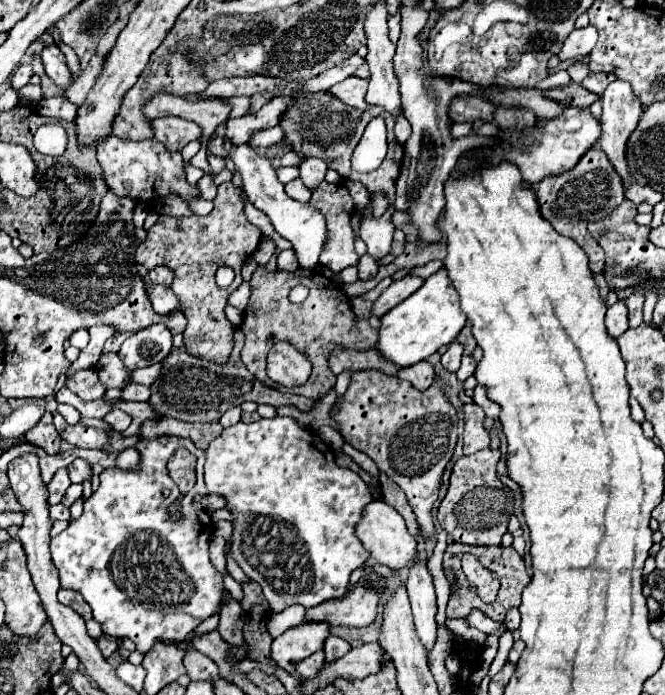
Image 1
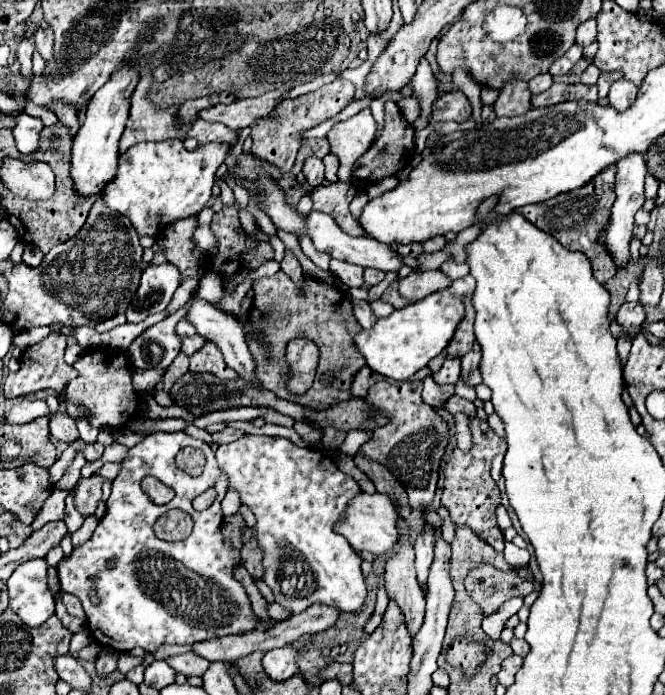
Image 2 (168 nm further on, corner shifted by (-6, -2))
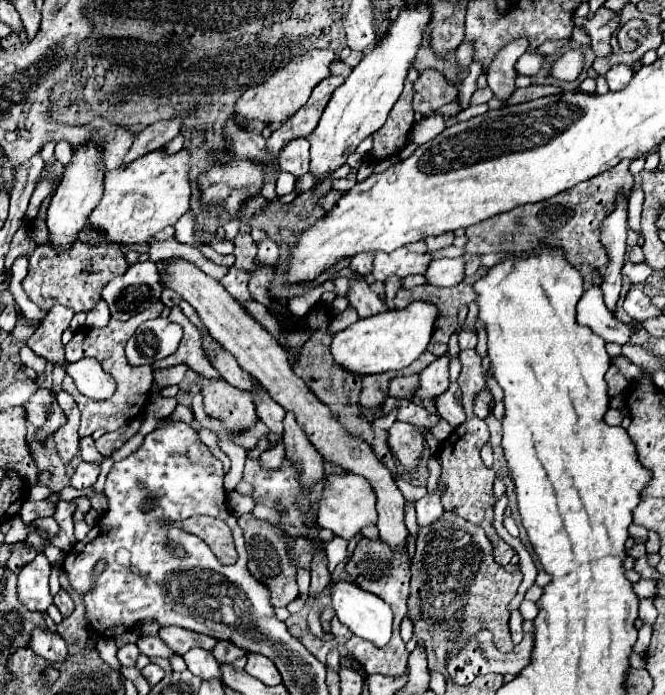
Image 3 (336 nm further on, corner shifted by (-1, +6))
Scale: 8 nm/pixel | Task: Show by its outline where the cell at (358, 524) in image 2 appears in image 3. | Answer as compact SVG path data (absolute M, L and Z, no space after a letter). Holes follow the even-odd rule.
M329 474L325 476L323 496L319 500L319 518L317 524L321 528L331 530L333 534L349 540L351 536L357 536L363 526L375 524L375 496L371 494L371 486L367 486L365 478L359 478L355 474Z

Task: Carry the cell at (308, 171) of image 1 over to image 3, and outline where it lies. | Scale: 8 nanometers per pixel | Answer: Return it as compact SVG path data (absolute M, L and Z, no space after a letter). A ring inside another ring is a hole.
M305 138L287 142L279 152L279 168L297 178L309 172L309 142Z

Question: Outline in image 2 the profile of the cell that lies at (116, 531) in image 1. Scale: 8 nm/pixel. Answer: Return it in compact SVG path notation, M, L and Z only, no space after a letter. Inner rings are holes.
M154 432L148 438L144 438L140 444L130 448L128 456L122 462L120 474L112 482L112 494L106 502L106 514L98 522L98 528L94 530L92 538L80 546L74 548L70 556L64 556L58 564L58 574L62 582L64 592L72 592L82 600L82 606L88 616L88 628L96 642L102 646L110 646L118 652L128 652L136 646L144 648L146 652L154 652L160 646L174 646L174 644L194 644L202 640L210 640L216 636L228 636L228 634L240 634L248 632L256 626L256 616L250 608L250 600L238 580L232 576L232 568L240 562L240 552L232 550L222 536L222 510L220 502L226 496L226 482L224 474L220 474L220 468L216 466L214 450L210 444L196 440L184 432ZM194 446L202 450L206 460L204 472L200 478L192 478L176 468L174 456L180 448ZM144 476L156 476L164 484L172 486L176 496L172 502L158 506L146 496L146 492L140 488L140 480ZM214 488L216 500L208 510L196 512L192 508L192 500L202 494L204 490ZM170 508L180 508L188 512L194 518L194 530L192 534L182 542L166 542L156 538L154 524L156 520L168 512ZM114 558L114 568L108 568L108 562ZM96 576L96 580L92 580ZM144 582L148 588L144 588ZM90 592L98 594L98 604L92 604Z

